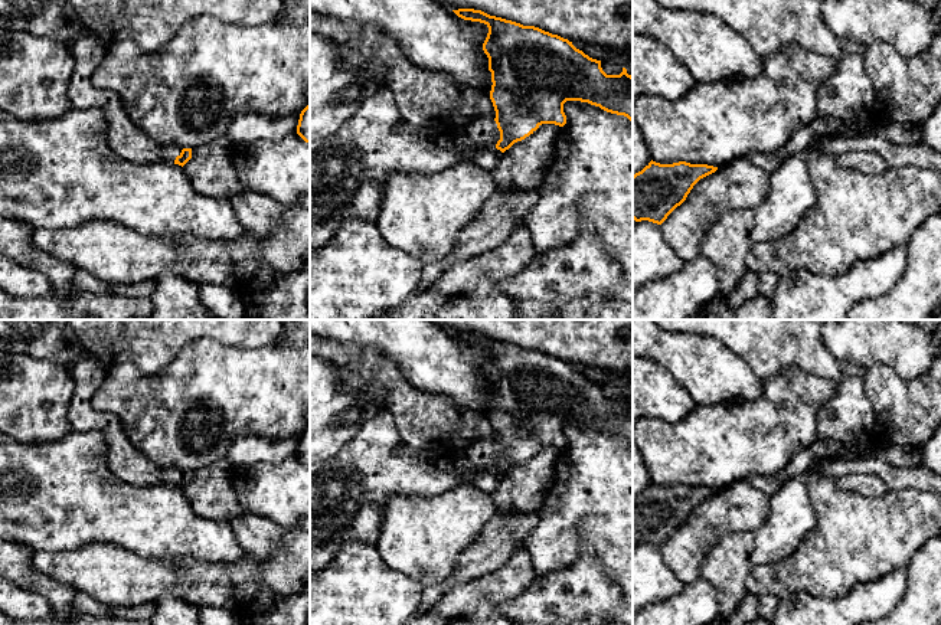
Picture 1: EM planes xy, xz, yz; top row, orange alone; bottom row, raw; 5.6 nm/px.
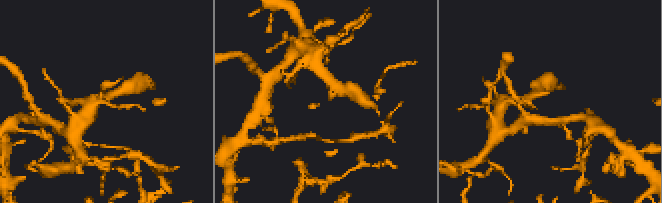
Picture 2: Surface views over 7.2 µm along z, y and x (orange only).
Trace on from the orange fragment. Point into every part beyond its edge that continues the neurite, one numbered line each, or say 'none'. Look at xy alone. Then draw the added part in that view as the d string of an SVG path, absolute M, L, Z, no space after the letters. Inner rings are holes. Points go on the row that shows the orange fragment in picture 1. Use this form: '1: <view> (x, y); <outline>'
1: xy (130, 143); M86 27L68 45L76 60L68 89L72 107L104 111L108 144L121 158L135 164L174 163L183 148L156 143L133 124L117 92L98 89L91 84L94 72L105 58L107 48L108 45Z

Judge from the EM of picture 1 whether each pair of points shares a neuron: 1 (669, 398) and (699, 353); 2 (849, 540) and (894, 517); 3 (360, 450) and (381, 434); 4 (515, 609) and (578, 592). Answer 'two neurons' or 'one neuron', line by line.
1: two neurons
2: one neuron
3: one neuron
4: one neuron

